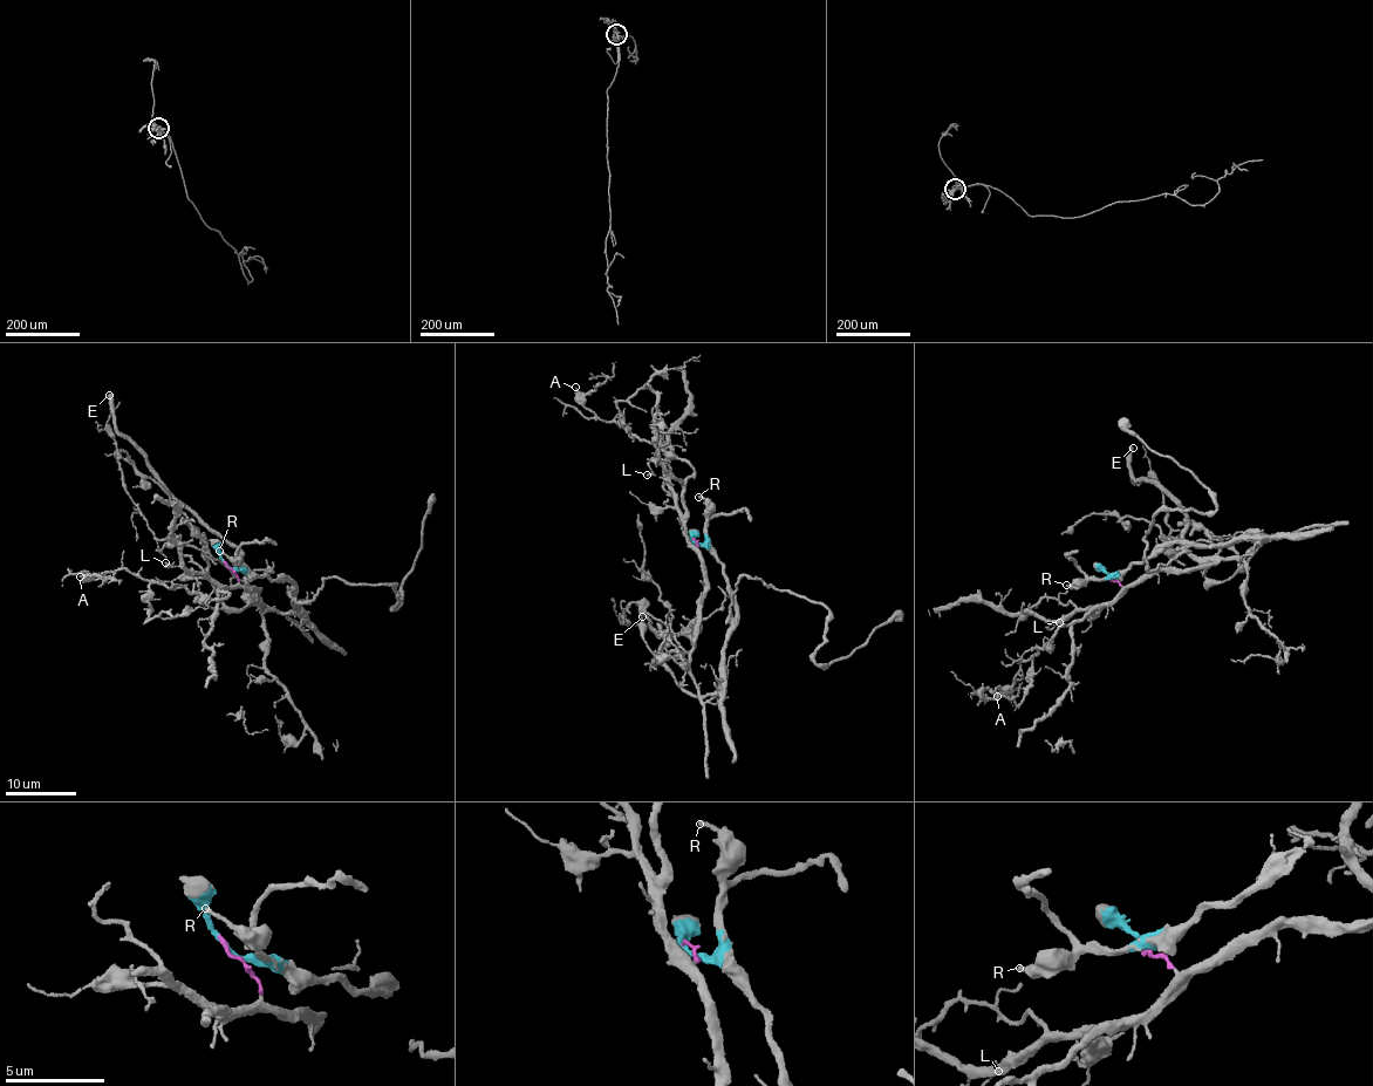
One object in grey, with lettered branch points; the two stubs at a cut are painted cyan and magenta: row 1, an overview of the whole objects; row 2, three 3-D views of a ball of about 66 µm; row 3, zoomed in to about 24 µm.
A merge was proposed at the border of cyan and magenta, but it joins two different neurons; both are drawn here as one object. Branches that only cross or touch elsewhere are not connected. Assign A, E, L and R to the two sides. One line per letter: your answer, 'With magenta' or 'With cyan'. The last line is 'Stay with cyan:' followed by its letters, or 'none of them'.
A: With magenta
E: With magenta
L: With magenta
R: With cyan
Stay with cyan: R

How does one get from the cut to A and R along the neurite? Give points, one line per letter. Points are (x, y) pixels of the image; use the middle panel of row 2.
A: (694, 540), (687, 537), (683, 489), (695, 471), (613, 421), (603, 422), (575, 388)
R: (694, 540), (698, 544), (705, 538), (708, 501), (699, 497)

